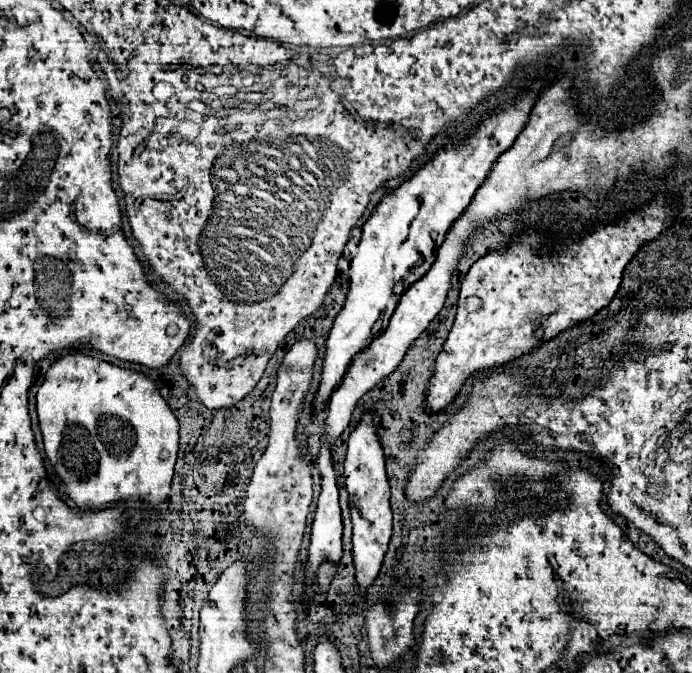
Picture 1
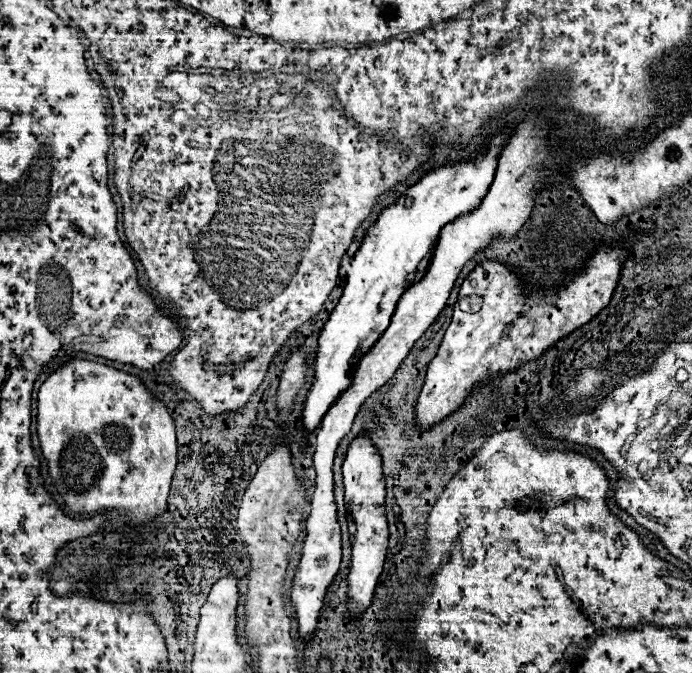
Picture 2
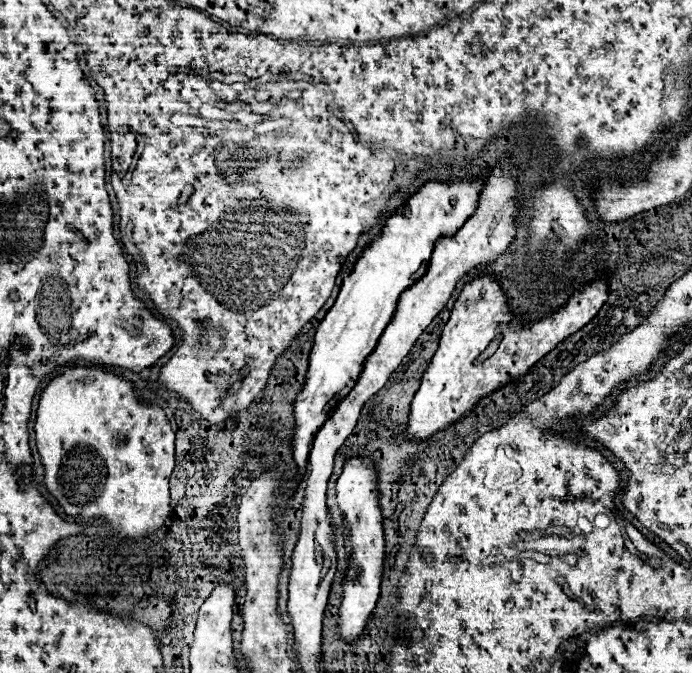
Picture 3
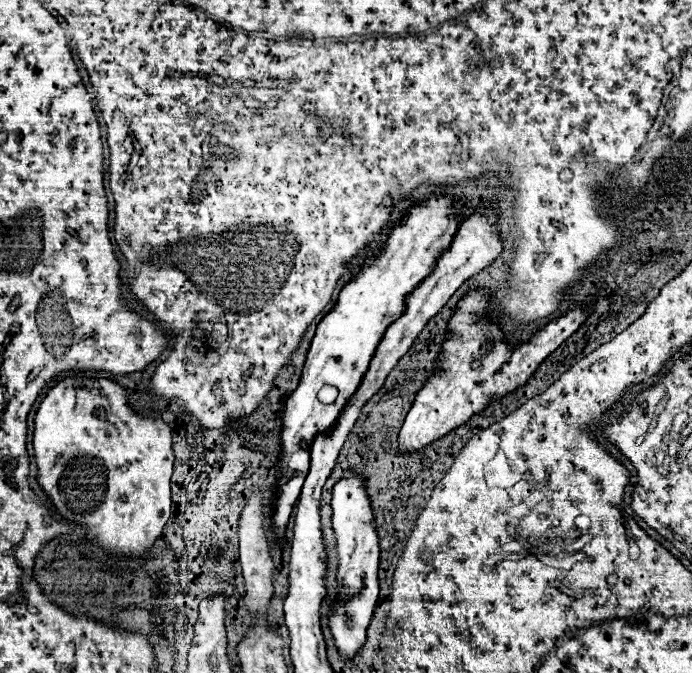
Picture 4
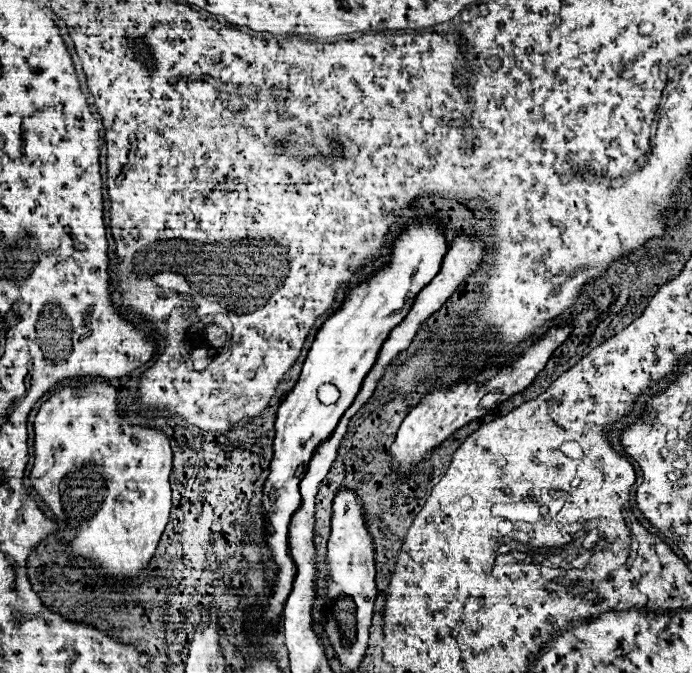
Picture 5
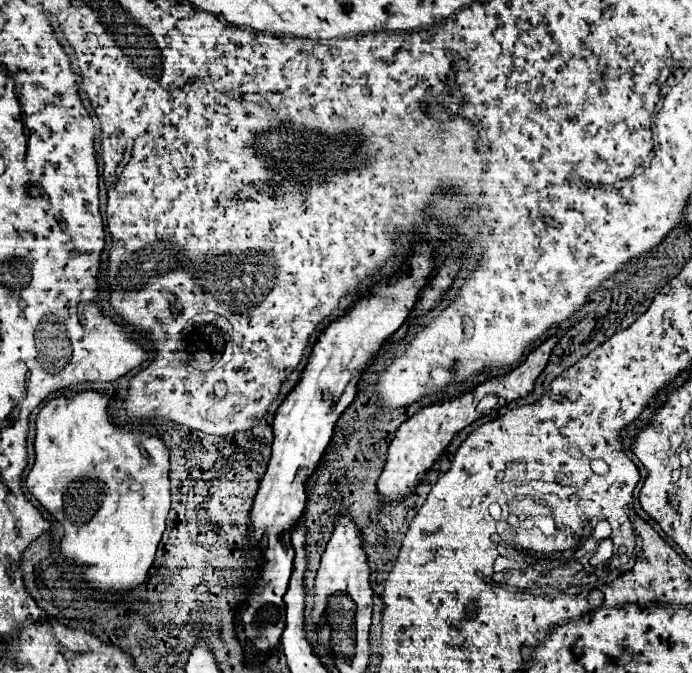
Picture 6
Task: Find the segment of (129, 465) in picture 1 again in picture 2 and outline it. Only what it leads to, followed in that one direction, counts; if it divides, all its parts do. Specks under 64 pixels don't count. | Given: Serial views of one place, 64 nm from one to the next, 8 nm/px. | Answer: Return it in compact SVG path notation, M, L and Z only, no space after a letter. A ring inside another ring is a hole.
M74 358L66 364L62 364L58 370L54 370L44 384L40 386L37 399L37 433L40 436L40 446L44 452L44 458L48 460L48 472L52 478L52 484L56 486L58 494L64 498L64 504L72 510L72 512L96 512L96 510L118 510L122 512L128 522L132 524L144 524L154 520L158 514L162 514L166 510L166 498L168 498L168 490L170 490L170 480L174 476L174 468L176 468L176 426L174 420L170 416L170 412L166 410L164 402L160 402L152 392L148 392L148 388L144 386L144 382L132 374L126 374L122 370L116 368L108 368L106 364L100 362L90 362L90 360L80 360Z

